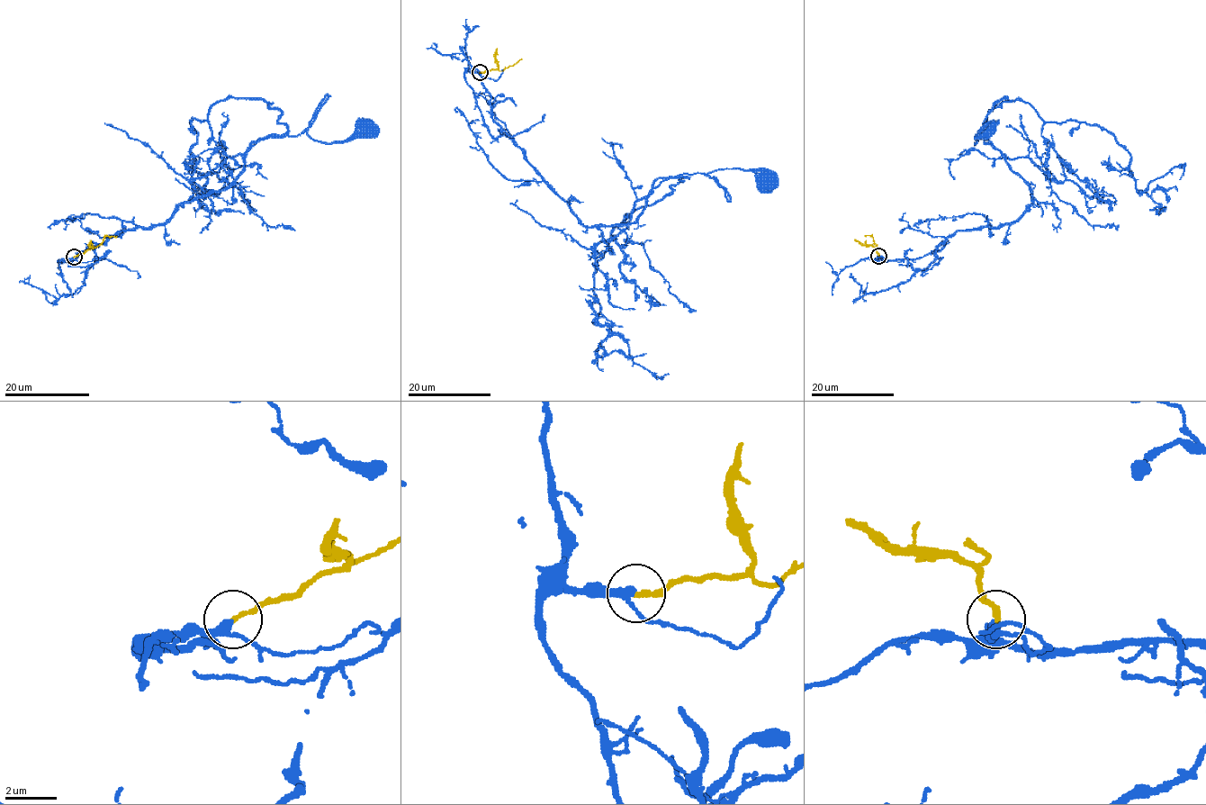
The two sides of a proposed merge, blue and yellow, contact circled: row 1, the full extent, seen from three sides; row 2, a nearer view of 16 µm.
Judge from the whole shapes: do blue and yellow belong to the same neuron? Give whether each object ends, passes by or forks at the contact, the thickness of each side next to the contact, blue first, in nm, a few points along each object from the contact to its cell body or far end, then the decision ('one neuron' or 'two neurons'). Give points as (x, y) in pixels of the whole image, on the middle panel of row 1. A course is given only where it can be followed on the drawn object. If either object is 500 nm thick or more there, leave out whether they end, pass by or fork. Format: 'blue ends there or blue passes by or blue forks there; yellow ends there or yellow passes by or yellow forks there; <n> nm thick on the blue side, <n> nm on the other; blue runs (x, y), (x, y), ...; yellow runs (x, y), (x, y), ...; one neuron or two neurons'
blue passes by; yellow ends there; 240 nm thick on the blue side, 190 nm on the other; blue runs (480, 72), (464, 78), (489, 132), (507, 135), (583, 225), (631, 224), (682, 174), (769, 181); yellow runs (480, 72), (503, 71), (521, 58); one neuron

